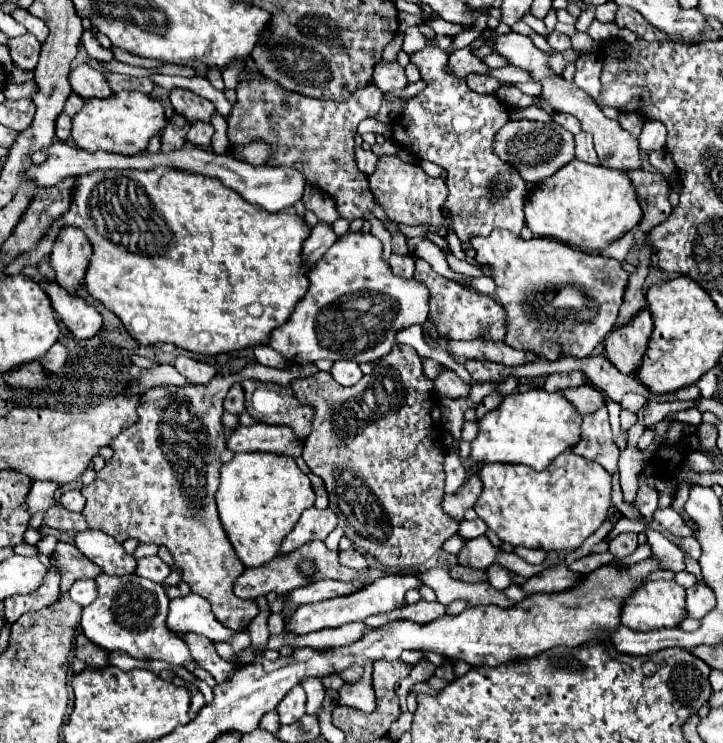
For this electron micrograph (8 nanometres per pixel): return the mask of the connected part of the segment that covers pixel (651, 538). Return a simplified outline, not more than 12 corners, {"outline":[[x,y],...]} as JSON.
{"outline":[[645,530],[650,558],[662,570],[682,572],[684,554],[654,530]]}

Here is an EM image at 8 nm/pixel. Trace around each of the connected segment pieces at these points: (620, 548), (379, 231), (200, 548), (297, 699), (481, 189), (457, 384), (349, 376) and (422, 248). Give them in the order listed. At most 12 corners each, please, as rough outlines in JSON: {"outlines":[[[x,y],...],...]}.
{"outlines":[[[622,532],[610,542],[614,558],[630,556],[638,536]],[[371,212],[364,219],[372,222],[371,234],[383,245],[383,258],[388,263],[392,254],[391,234]],[[232,384],[156,386],[82,488],[88,528],[166,546],[220,624],[260,610],[214,500]],[[292,688],[278,704],[280,724],[306,714],[306,692]],[[416,52],[394,138],[446,170],[460,240],[520,234],[528,184],[492,152],[510,110]],[[442,370],[434,382],[442,396],[468,398],[470,386],[454,370]],[[346,360],[334,362],[330,374],[342,386],[362,378],[360,366]],[[406,238],[410,254],[426,260],[434,272],[466,284],[464,274],[450,272],[442,250],[430,240]]]}

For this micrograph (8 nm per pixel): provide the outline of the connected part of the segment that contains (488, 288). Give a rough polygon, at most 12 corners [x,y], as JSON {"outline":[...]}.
{"outline":[[488,276],[470,278],[468,286],[476,292],[494,296],[494,280]]}

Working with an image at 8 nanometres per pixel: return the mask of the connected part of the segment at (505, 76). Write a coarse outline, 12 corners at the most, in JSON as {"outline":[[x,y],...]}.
{"outline":[[520,68],[488,70],[486,76],[494,76],[502,82],[526,82],[530,74]]}

